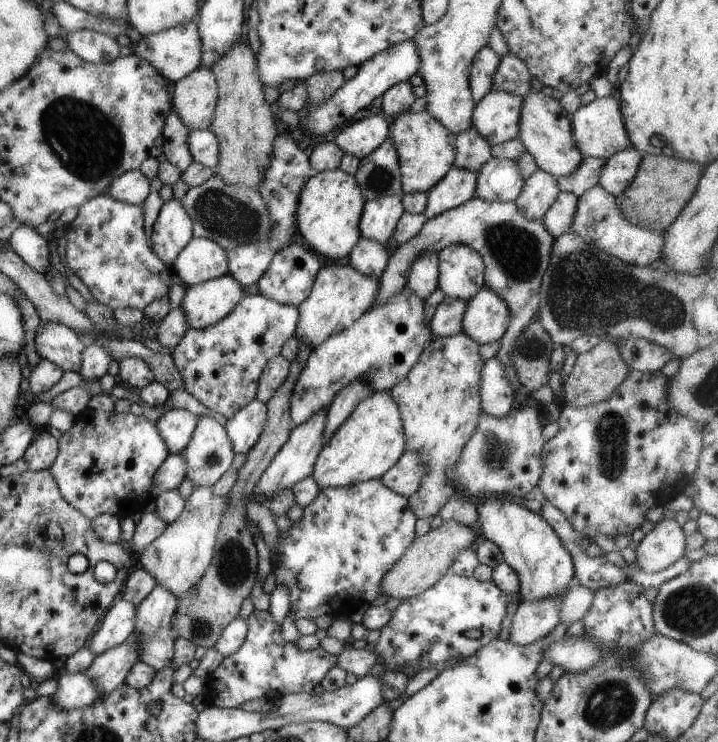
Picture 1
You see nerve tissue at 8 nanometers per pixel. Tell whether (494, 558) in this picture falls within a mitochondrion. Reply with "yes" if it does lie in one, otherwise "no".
no

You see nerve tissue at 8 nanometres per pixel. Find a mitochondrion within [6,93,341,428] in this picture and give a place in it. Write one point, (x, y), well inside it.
(79, 139)

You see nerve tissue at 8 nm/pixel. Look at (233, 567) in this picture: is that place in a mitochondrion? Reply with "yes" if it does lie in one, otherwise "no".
yes

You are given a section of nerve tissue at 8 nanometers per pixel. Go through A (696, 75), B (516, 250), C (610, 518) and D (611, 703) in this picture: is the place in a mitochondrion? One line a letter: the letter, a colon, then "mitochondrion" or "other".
A: other
B: mitochondrion
C: other
D: mitochondrion

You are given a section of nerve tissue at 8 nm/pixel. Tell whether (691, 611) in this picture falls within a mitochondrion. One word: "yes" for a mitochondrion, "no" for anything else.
yes

